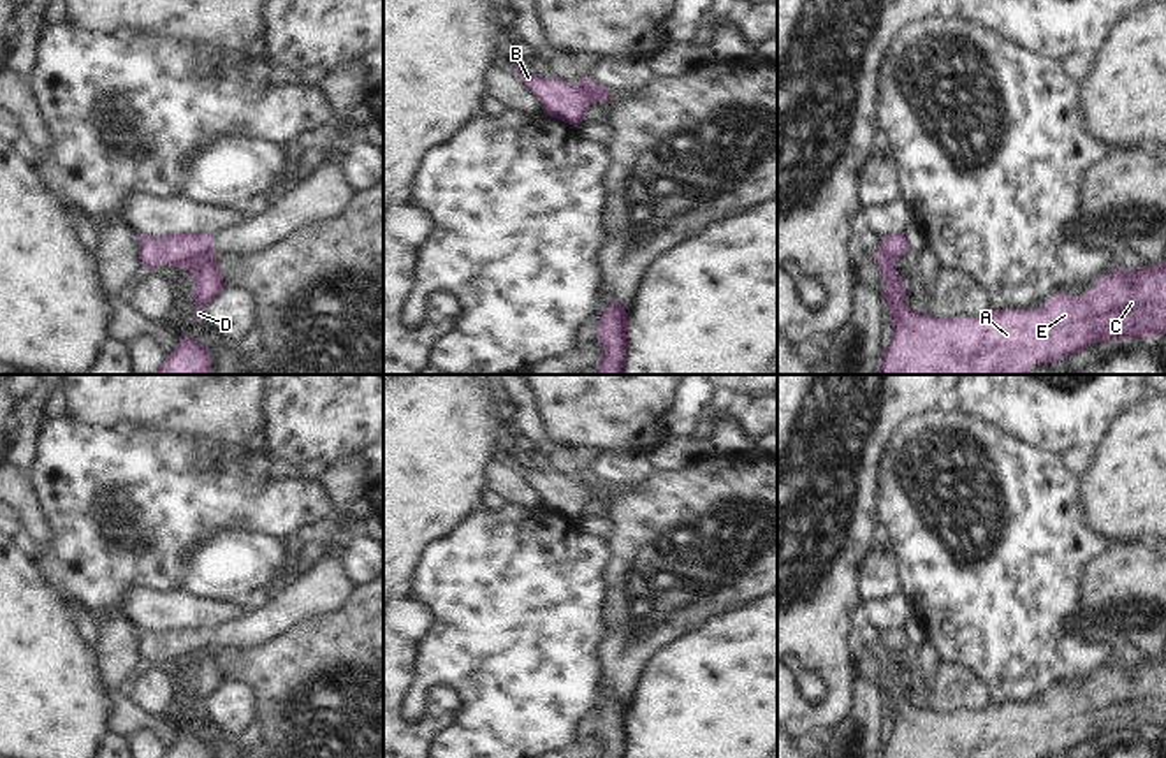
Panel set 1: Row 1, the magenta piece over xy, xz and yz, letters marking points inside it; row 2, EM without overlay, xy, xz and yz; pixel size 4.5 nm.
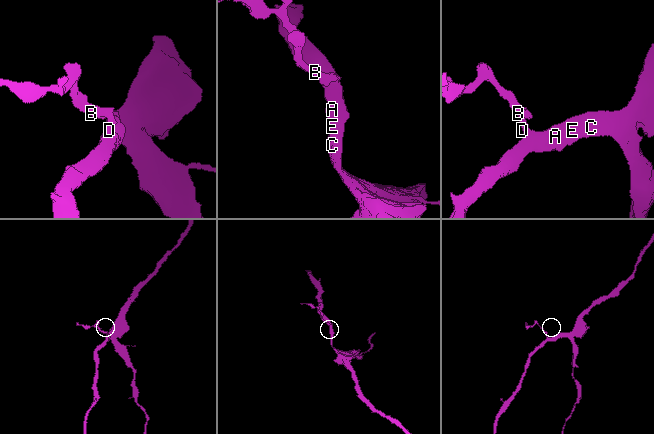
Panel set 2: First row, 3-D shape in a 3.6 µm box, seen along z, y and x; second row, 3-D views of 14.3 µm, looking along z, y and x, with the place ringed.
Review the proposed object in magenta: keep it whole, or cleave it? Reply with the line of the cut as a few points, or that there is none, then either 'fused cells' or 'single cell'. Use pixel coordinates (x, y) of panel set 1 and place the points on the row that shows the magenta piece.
cut xy (210, 250), (196, 254), (183, 266); fused cells

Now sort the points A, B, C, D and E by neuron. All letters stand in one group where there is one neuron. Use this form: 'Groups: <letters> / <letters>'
Groups: A C D E / B.

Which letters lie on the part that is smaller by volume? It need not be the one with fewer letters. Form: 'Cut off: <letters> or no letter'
Cut off: B

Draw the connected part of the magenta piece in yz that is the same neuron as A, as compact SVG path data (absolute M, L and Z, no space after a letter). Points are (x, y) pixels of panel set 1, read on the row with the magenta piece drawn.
M878 248L874 260L886 283L883 297L890 306L893 336L883 352L876 375L1024 375L1039 362L1066 361L1069 353L1080 353L1097 341L1119 343L1126 338L1152 338L1166 334L1166 262L1150 264L1134 271L1117 266L1099 278L1083 295L1053 294L1043 306L1034 310L994 310L981 317L934 317L920 315L906 302L906 281L895 269L895 259Z

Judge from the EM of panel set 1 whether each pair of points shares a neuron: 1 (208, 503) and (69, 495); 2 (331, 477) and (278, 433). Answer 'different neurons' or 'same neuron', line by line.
1: same neuron
2: different neurons

